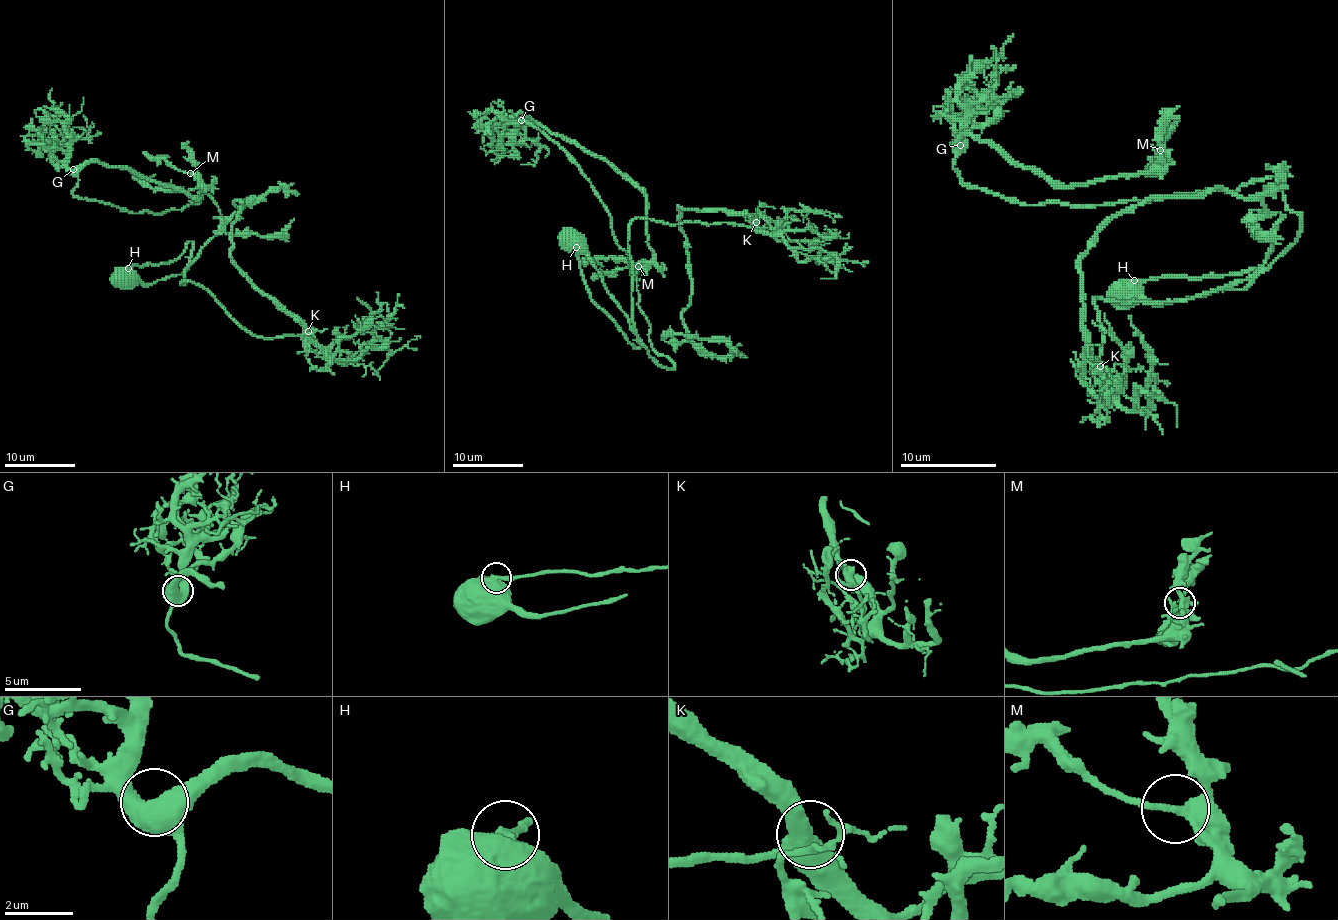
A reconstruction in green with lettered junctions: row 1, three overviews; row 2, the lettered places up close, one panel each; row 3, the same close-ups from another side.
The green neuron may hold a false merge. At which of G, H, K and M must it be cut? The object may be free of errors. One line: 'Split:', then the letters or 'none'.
Split: H

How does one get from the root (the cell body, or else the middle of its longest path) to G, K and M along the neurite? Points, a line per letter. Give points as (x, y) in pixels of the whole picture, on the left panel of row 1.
G: (124, 278), (150, 285), (181, 274), (225, 218), (204, 192), (164, 213), (78, 199), (73, 169)
K: (124, 278), (150, 285), (185, 267), (180, 283), (199, 283), (250, 332), (283, 338), (308, 331)
M: (124, 278), (181, 274), (225, 218), (204, 192), (78, 199), (78, 173), (197, 199), (190, 173)

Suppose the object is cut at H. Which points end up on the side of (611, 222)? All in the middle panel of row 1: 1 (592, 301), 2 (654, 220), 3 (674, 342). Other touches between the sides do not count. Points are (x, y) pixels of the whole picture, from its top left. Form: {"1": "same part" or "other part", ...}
{"1": "other part", "2": "other part", "3": "other part"}

